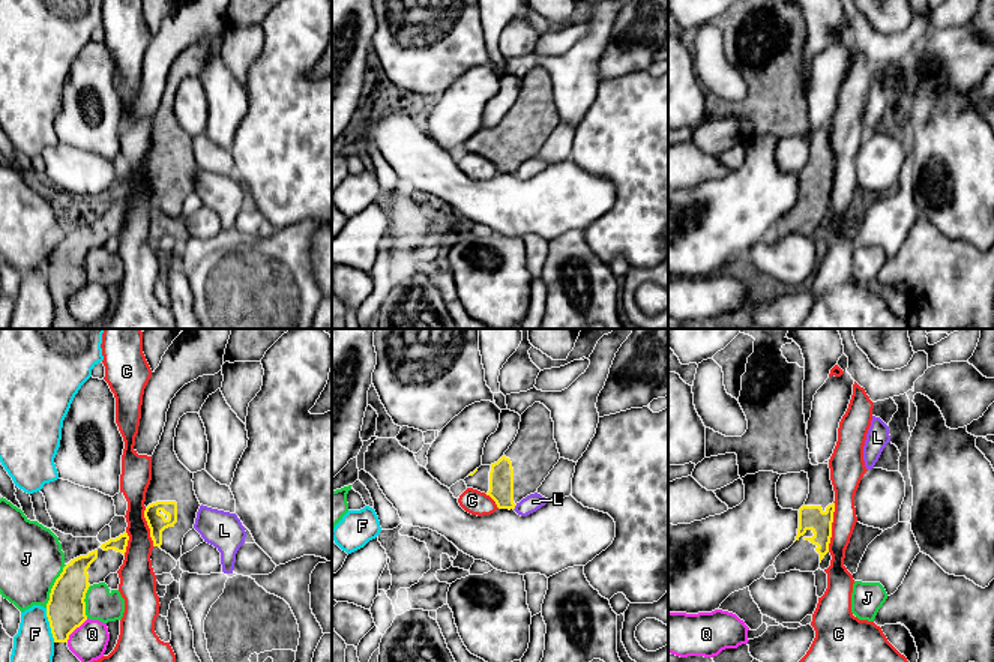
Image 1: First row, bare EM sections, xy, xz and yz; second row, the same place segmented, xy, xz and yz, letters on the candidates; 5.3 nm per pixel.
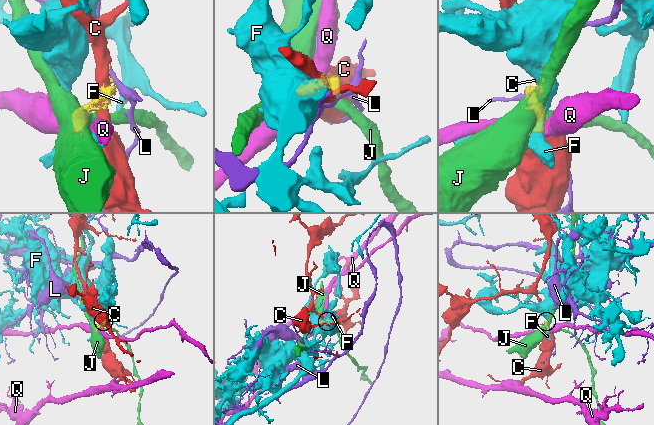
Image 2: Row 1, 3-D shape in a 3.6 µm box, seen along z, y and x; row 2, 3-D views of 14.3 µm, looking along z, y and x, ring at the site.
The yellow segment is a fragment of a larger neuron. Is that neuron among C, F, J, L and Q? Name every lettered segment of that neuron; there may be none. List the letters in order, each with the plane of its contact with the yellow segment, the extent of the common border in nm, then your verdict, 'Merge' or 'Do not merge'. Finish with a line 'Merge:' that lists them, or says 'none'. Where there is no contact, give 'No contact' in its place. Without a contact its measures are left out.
C: Touches yellow in yz. Shared border 280 nm. Do not merge
F: Touches yellow in xy. Shared border 190 nm. Do not merge
J: Touches yellow in xy. Shared border 260 nm. Do not merge
L: Touches yellow in xz. Shared border 40 nm. Do not merge
Q: Touches yellow in xy. Shared border 170 nm. Do not merge
Merge: none

